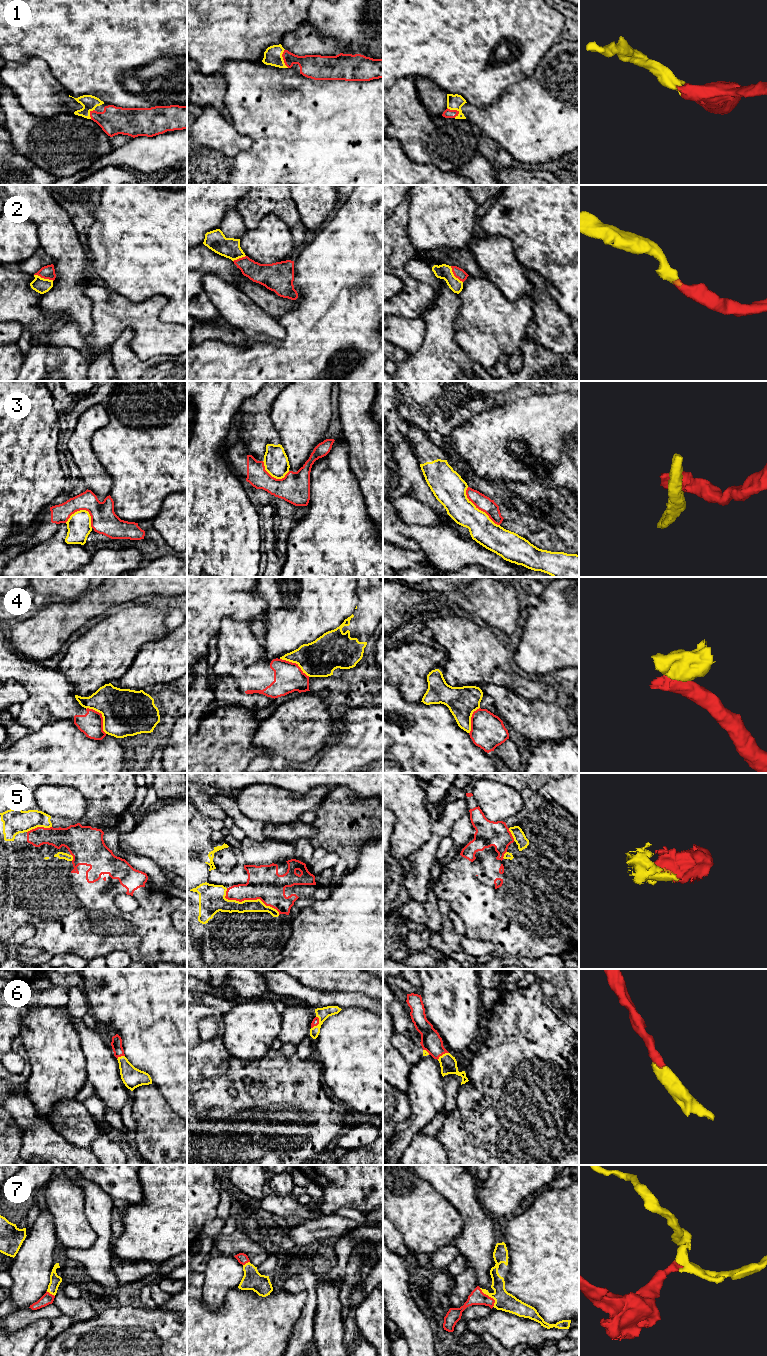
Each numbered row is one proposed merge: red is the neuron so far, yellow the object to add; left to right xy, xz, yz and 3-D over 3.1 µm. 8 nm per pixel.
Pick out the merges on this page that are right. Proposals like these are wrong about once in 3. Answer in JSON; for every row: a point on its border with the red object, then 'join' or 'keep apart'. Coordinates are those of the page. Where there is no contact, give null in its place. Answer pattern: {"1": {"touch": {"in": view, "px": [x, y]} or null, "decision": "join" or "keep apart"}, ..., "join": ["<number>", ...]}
{"1": {"touch": {"in": "yz", "px": [454, 110]}, "decision": "join"}, "2": {"touch": {"in": "xy", "px": [44, 278]}, "decision": "join"}, "3": {"touch": {"in": "yz", "px": [478, 508]}, "decision": "keep apart"}, "4": {"touch": {"in": "xy", "px": [102, 717]}, "decision": "keep apart"}, "5": {"touch": {"in": "xz", "px": [248, 899]}, "decision": "join"}, "6": {"touch": {"in": "xz", "px": [318, 1023]}, "decision": "join"}, "7": {"touch": {"in": "yz", "px": [490, 1297]}, "decision": "join"}, "join": ["1", "2", "5", "6", "7"]}

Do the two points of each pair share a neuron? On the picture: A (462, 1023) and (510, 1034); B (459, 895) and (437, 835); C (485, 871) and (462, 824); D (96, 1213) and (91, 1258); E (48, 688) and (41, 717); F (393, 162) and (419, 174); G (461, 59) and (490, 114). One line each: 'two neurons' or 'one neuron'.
A: two neurons
B: two neurons
C: two neurons
D: one neuron
E: one neuron
F: one neuron
G: two neurons

